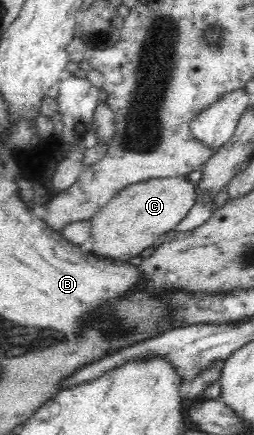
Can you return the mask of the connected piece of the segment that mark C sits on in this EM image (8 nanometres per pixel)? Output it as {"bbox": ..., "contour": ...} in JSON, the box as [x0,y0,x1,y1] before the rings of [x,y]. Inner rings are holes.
{"bbox":[86,177,196,262],"contour":[[[186,177],[153,179],[149,182],[133,184],[113,197],[102,206],[90,220],[90,243],[86,247],[95,255],[128,262],[135,256],[145,255],[153,249],[168,231],[173,230],[184,218],[195,203],[196,186]]]}

